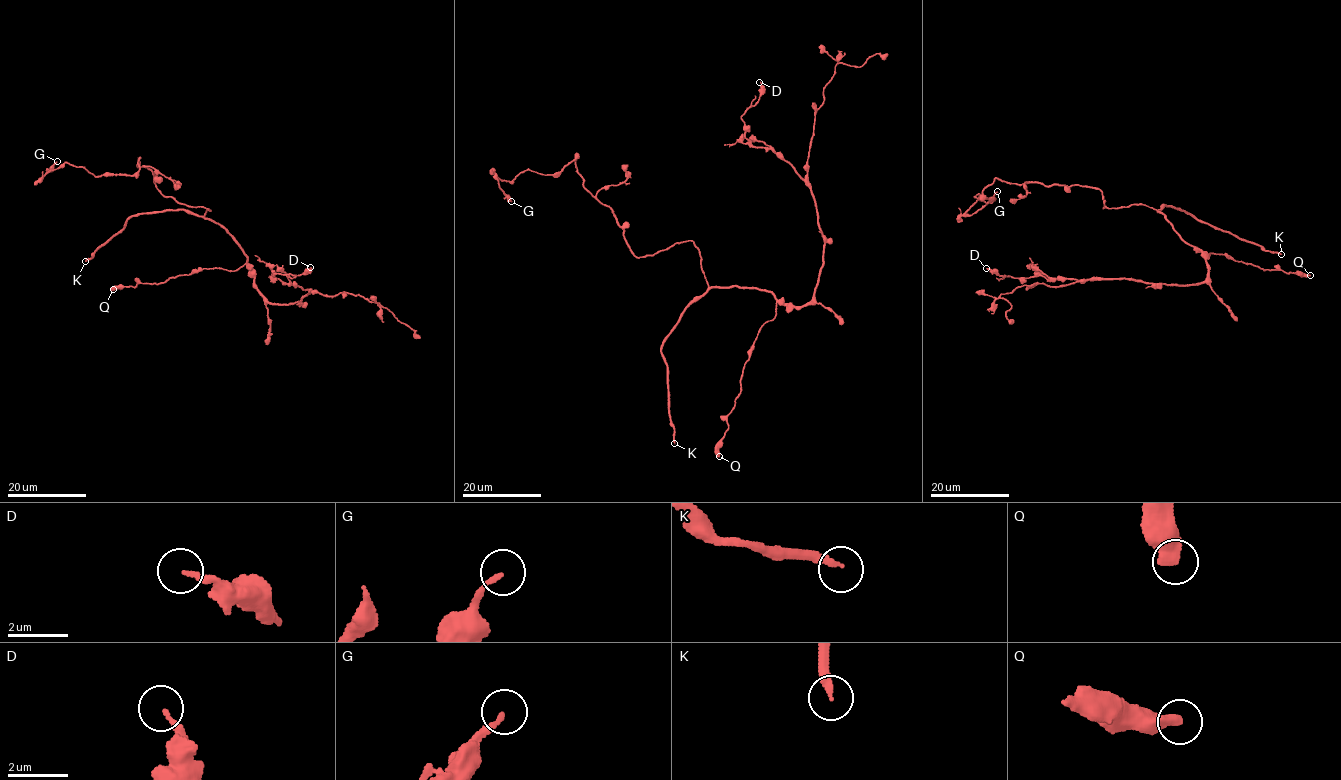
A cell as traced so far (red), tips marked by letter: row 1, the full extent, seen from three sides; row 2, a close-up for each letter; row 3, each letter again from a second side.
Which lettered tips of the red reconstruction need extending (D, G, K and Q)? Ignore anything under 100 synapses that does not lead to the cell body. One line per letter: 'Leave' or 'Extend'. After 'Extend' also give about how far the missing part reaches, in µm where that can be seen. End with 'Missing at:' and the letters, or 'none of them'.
D: Leave
G: Leave
K: Extend. Missing length about 190 µm
Q: Leave
Missing at: K

